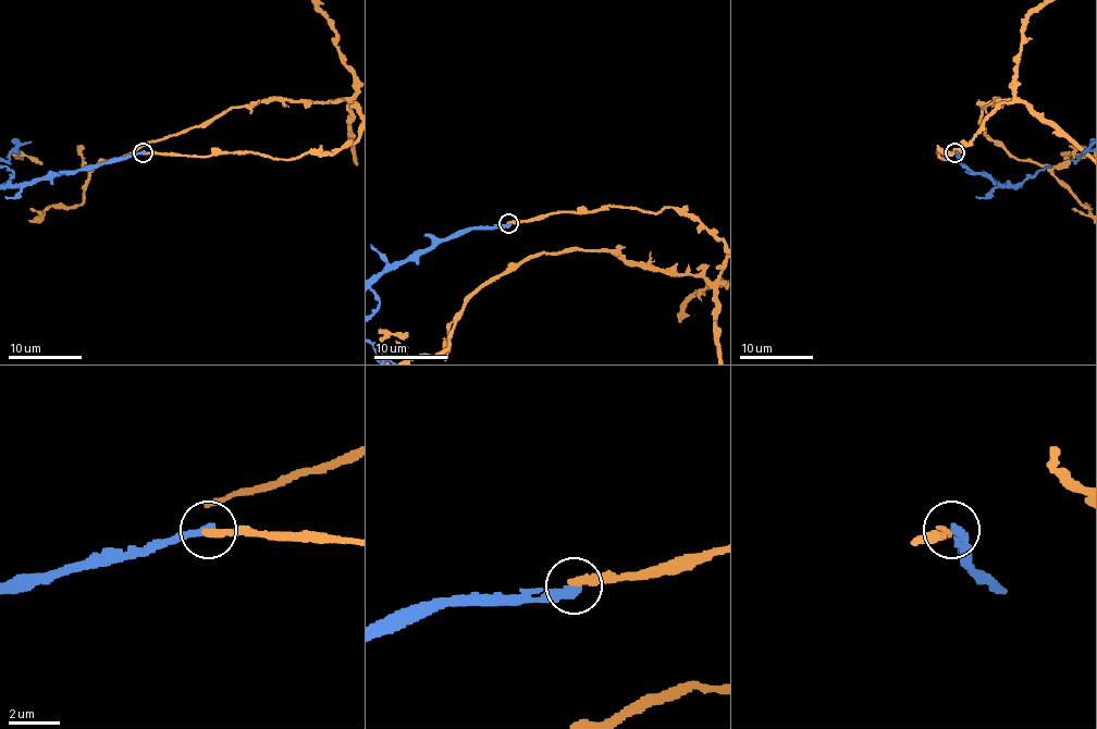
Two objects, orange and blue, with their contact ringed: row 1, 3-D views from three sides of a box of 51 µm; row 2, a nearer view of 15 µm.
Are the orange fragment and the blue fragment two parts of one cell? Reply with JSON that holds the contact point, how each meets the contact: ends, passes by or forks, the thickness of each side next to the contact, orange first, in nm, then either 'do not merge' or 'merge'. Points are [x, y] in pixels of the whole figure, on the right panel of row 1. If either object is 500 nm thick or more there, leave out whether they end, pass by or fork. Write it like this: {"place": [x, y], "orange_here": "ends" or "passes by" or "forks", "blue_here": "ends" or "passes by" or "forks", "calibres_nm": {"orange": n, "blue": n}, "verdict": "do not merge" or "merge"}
{"place": [954, 152], "orange_here": "ends", "blue_here": "ends", "calibres_nm": {"orange": 320, "blue": 400}, "verdict": "do not merge"}

